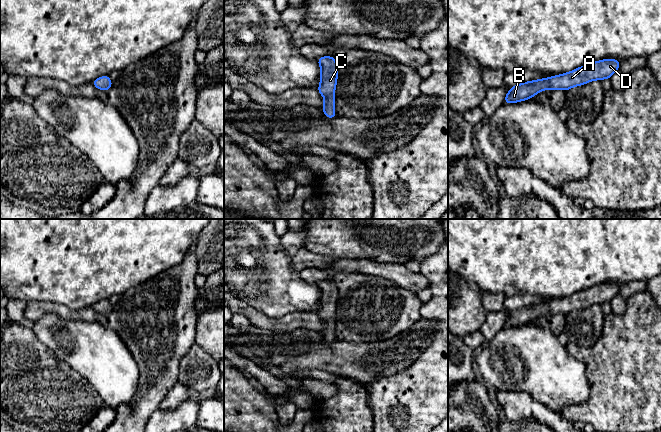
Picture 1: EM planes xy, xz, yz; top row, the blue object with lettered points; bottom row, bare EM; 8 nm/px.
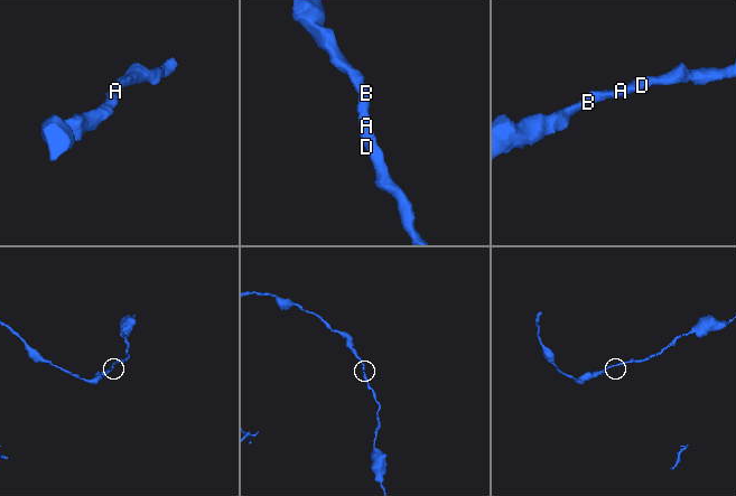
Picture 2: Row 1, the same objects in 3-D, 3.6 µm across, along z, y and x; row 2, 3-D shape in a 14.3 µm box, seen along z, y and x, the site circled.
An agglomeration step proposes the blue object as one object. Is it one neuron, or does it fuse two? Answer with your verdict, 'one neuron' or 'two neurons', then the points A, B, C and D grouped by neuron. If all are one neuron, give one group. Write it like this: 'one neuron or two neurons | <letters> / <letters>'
one neuron | A B C D

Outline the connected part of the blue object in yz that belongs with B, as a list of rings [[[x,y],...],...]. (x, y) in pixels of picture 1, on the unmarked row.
[[[603,283],[576,292],[571,296],[517,308],[506,317],[504,328],[529,324],[546,313],[567,315],[572,311],[584,309],[593,304],[610,303],[618,295],[620,287],[621,285],[617,283]]]

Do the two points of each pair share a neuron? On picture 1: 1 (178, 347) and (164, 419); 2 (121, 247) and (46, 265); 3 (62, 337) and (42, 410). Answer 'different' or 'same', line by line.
1: different
2: same
3: different

